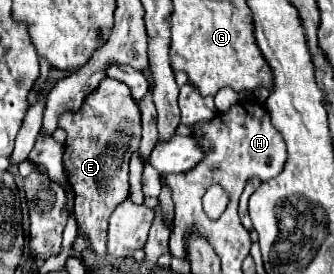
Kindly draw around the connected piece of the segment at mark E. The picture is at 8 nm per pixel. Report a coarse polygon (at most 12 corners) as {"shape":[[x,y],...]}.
{"shape":[[102,79],[74,113],[64,169],[78,235],[106,255],[140,143],[130,89]]}

